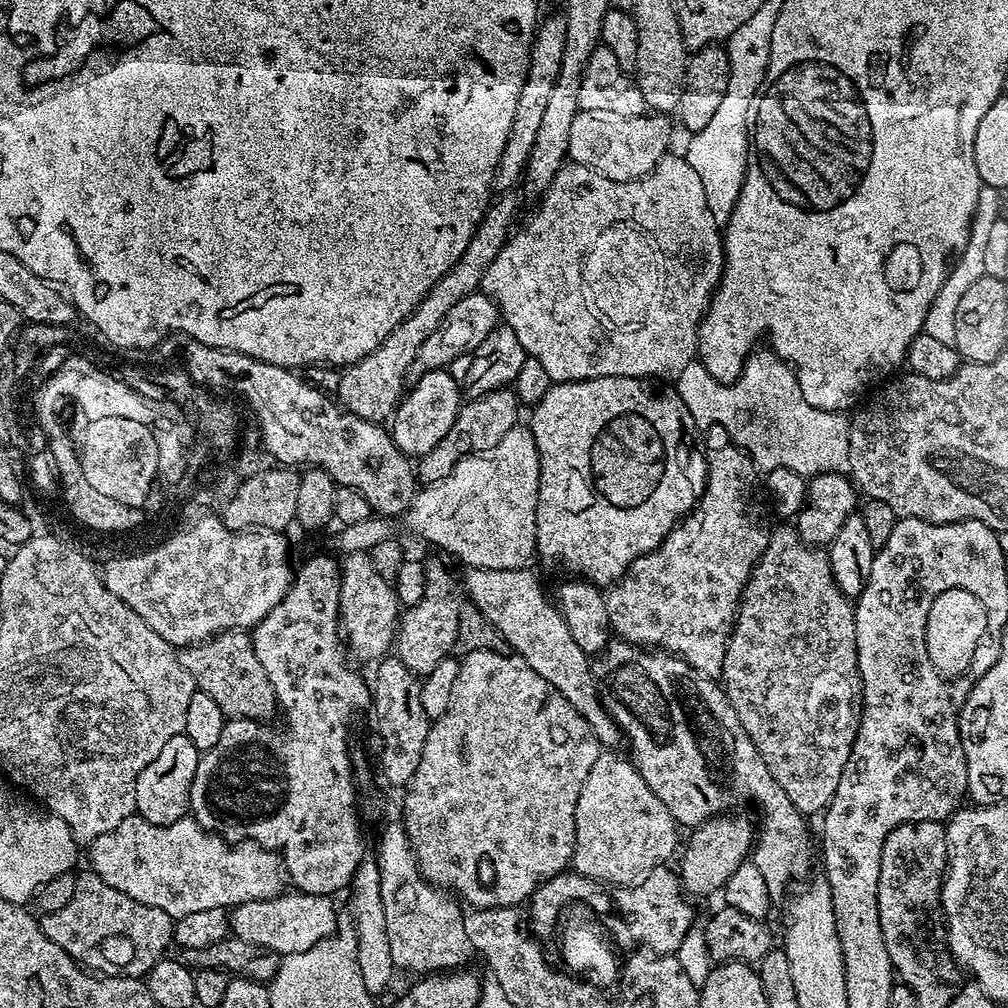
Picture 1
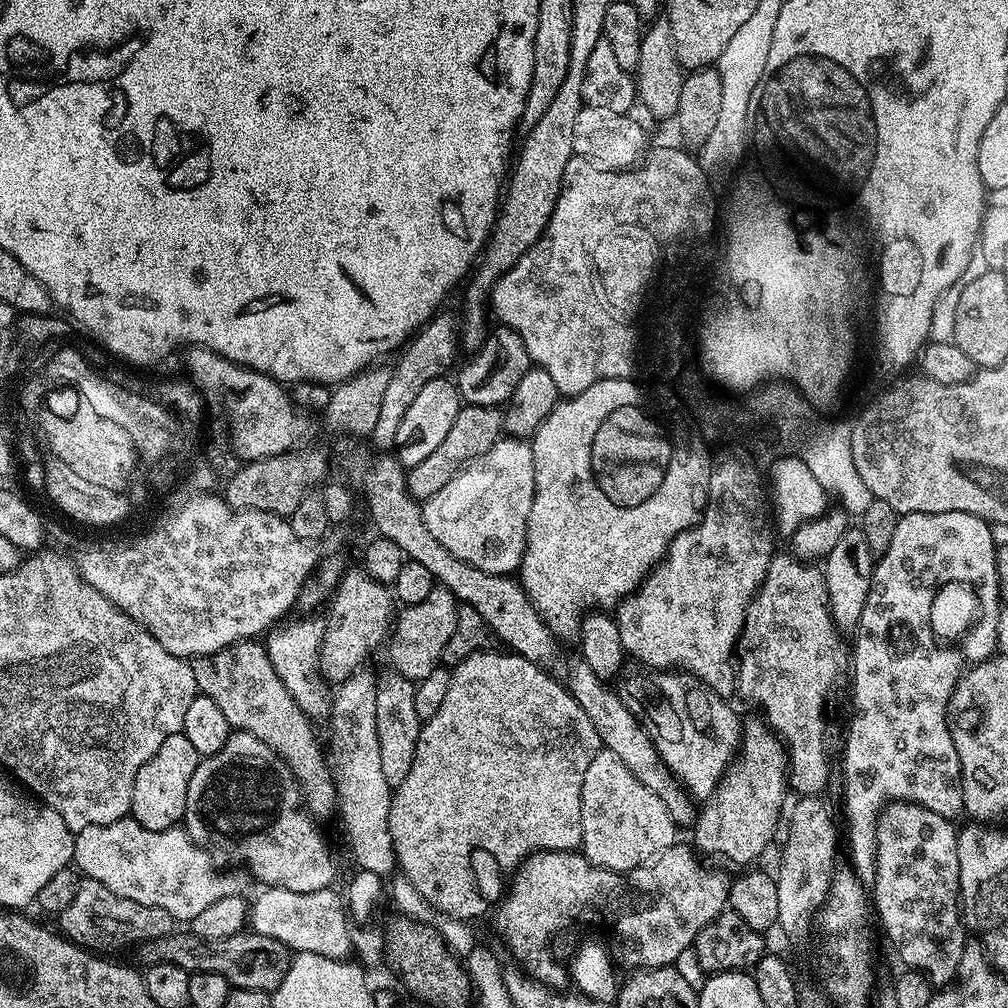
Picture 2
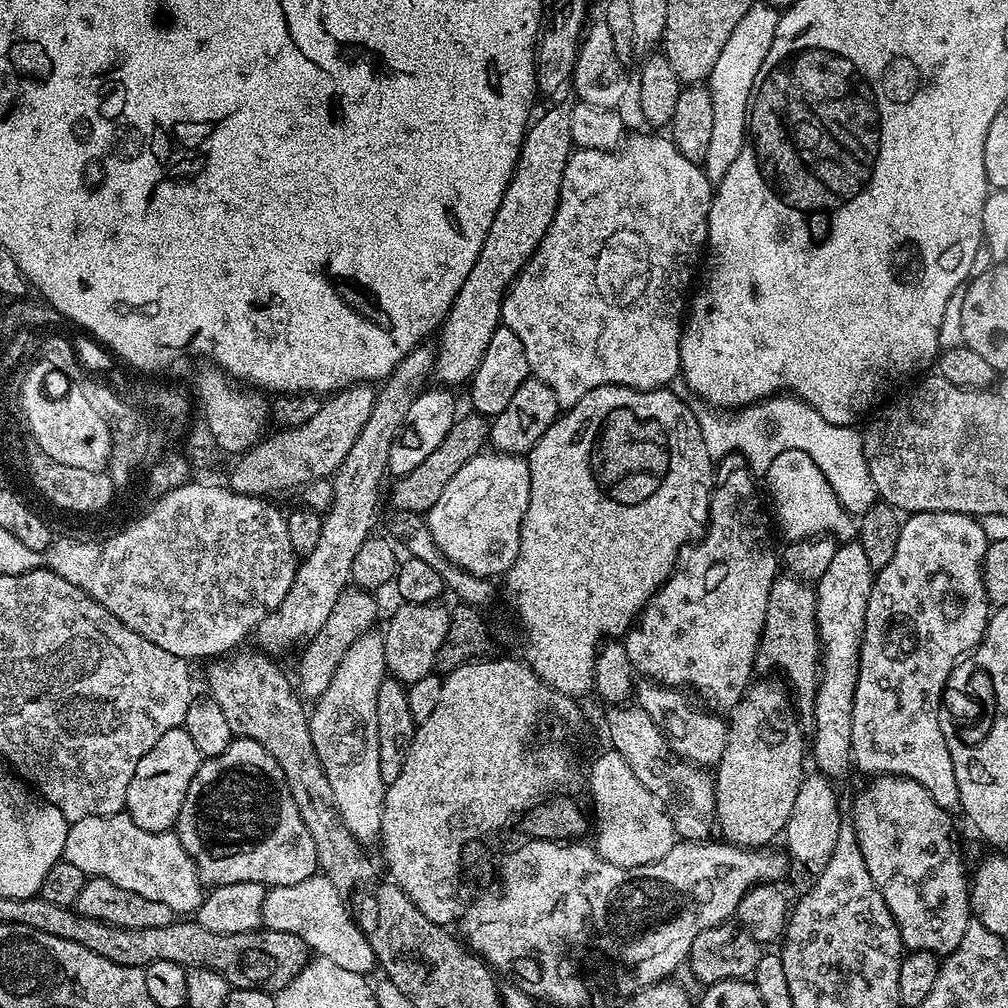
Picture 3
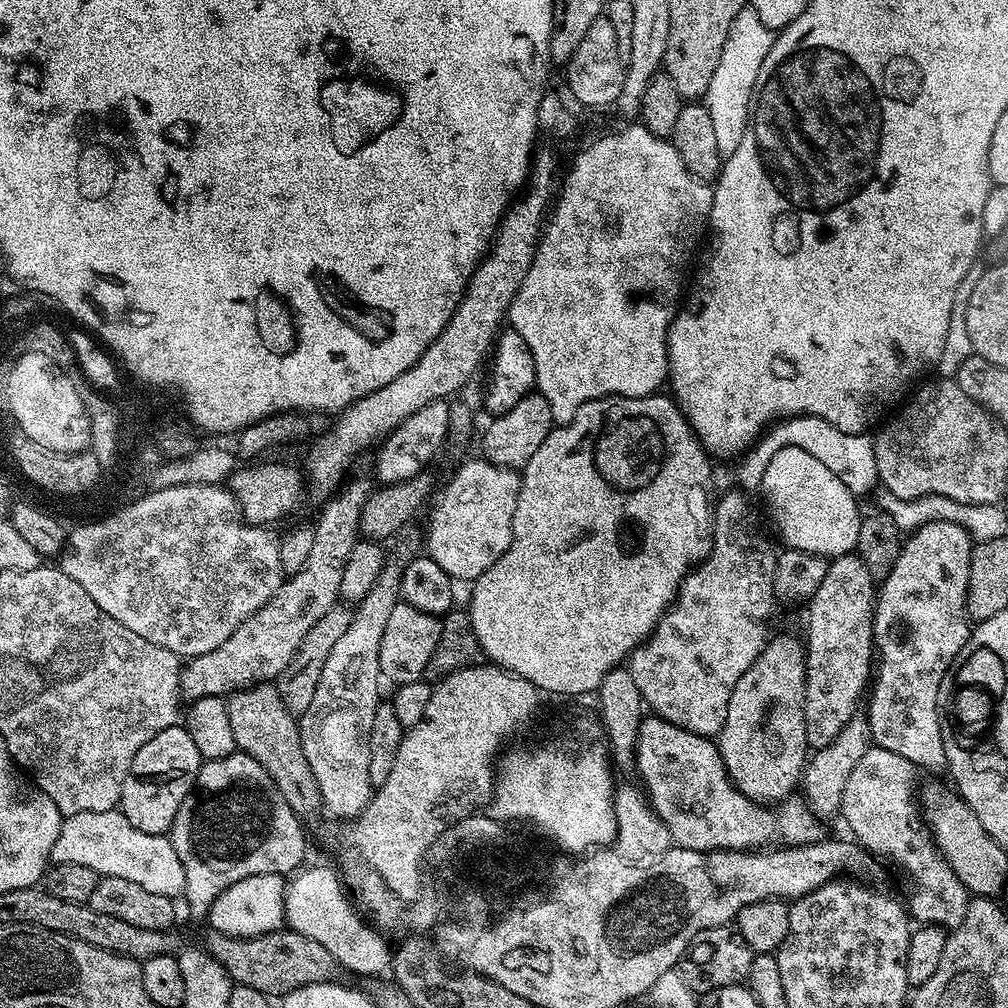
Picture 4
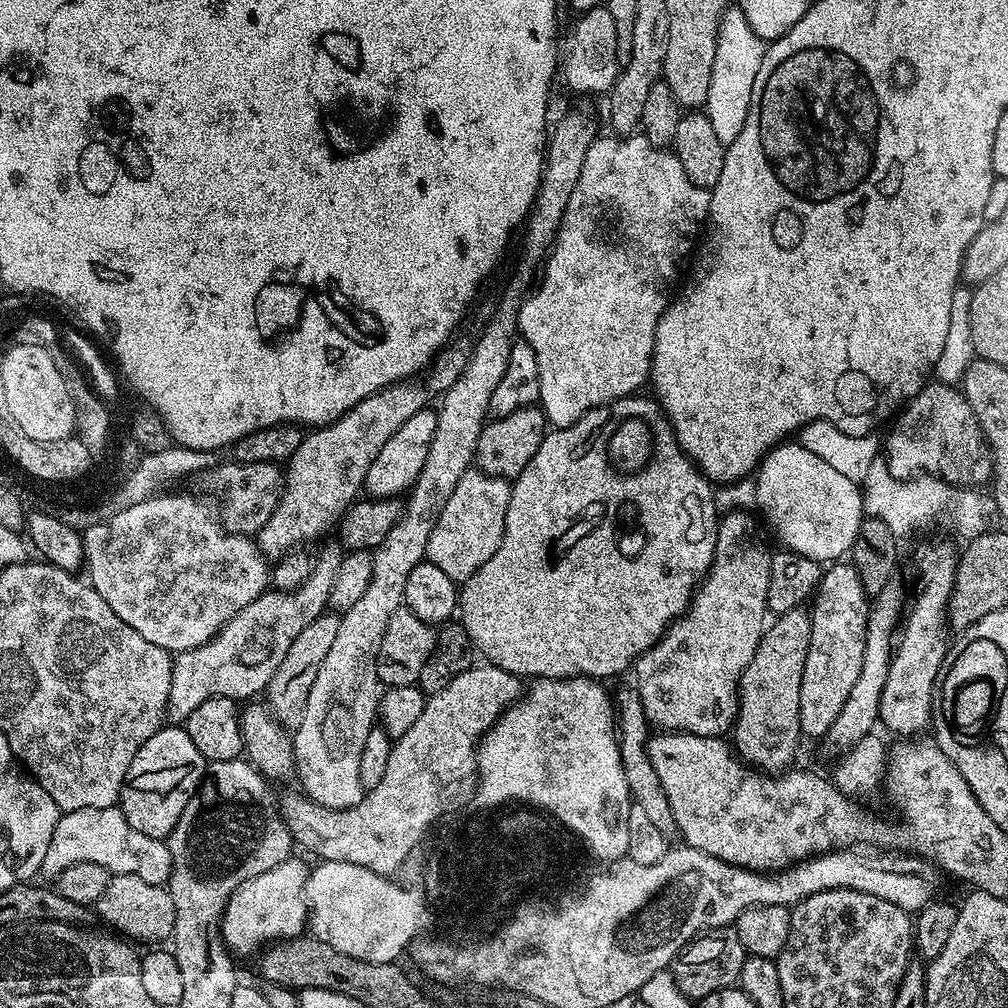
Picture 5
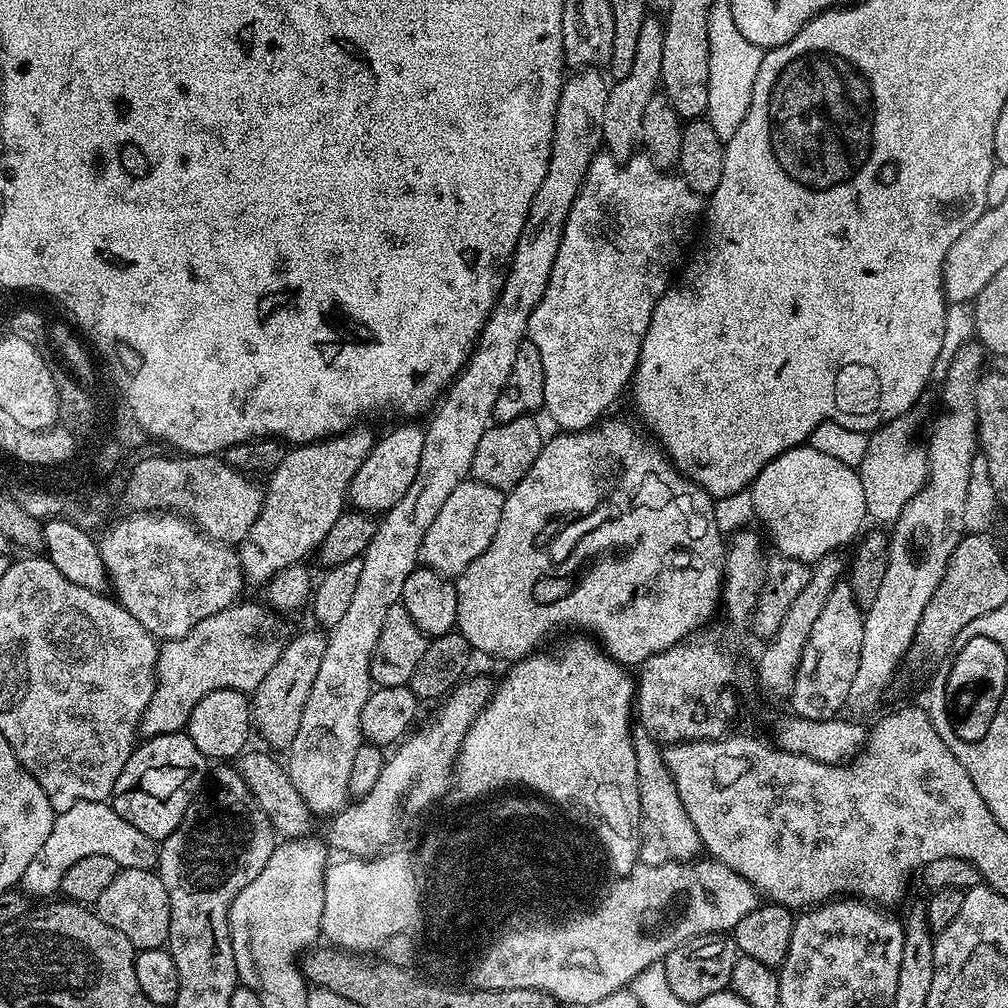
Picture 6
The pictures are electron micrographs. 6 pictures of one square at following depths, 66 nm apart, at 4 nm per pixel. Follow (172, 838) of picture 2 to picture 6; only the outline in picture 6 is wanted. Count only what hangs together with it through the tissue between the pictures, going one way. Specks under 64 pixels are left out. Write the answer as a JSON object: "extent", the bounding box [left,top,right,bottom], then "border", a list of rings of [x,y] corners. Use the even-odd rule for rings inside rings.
{"extent":[22,802,158,897],"border":[[[78,802],[78,806],[70,806],[70,810],[57,815],[54,826],[50,830],[50,838],[42,845],[42,850],[26,866],[26,874],[22,888],[29,897],[52,896],[60,892],[62,874],[79,862],[82,858],[90,858],[90,854],[106,854],[106,858],[114,858],[121,868],[151,868],[158,864],[158,844],[151,840],[138,826],[130,826],[126,818],[122,818],[113,810],[108,802]]]}

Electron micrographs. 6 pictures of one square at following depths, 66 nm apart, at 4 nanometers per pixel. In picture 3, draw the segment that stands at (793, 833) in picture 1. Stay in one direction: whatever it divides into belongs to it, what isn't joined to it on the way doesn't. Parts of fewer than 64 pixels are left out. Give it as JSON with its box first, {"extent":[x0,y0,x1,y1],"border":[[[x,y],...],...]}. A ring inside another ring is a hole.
{"extent":[634,678,728,766],"border":[[[644,678],[635,685],[634,700],[639,708],[650,714],[650,718],[654,718],[676,755],[683,756],[697,766],[712,766],[720,759],[722,750],[726,750],[728,725],[725,717],[709,710],[695,695],[670,688],[667,684],[657,684],[651,678]]]}

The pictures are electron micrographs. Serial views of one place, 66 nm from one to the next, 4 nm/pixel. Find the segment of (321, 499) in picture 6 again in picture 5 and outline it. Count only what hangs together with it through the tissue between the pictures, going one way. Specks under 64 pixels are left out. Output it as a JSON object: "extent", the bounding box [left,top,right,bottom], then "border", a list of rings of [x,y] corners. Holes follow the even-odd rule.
{"extent":[254,343,469,558],"border":[[[456,343],[440,349],[422,378],[409,378],[378,390],[362,398],[362,402],[333,424],[317,427],[305,435],[302,446],[298,446],[288,459],[274,514],[270,514],[266,526],[254,536],[266,557],[281,558],[293,549],[308,546],[311,540],[326,535],[339,525],[344,513],[361,495],[374,458],[378,458],[394,430],[398,430],[406,418],[414,418],[418,410],[429,407],[431,396],[443,397],[444,392],[458,382],[462,370],[466,370],[469,349]]]}

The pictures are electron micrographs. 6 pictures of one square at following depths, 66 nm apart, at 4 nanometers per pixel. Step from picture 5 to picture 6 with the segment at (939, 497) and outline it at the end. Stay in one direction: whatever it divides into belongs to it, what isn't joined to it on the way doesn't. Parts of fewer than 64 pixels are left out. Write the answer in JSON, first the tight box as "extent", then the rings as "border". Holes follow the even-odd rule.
{"extent":[857,417,927,525],"border":[[[909,417],[890,420],[869,435],[866,455],[857,465],[859,481],[866,499],[869,517],[891,525],[901,516],[910,498],[927,483],[927,451],[912,448],[910,442],[914,428]]]}

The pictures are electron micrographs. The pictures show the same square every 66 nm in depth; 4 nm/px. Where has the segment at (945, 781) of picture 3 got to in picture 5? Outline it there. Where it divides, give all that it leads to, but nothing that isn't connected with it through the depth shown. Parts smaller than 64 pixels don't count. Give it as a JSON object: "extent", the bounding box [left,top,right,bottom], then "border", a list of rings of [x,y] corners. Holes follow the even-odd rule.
{"extent":[880,540,958,738],"border":[[[936,540],[933,544],[924,544],[916,556],[920,566],[920,585],[916,588],[916,597],[911,597],[906,608],[906,615],[902,620],[902,627],[898,632],[898,639],[894,644],[890,674],[886,676],[886,686],[882,686],[882,702],[880,703],[880,720],[892,732],[897,732],[897,737],[912,738],[923,728],[927,729],[932,723],[932,709],[934,697],[938,692],[940,667],[944,665],[944,658],[948,655],[950,647],[950,617],[948,615],[948,599],[952,597],[952,587],[956,577],[956,562],[958,548],[947,544],[944,540]]]}

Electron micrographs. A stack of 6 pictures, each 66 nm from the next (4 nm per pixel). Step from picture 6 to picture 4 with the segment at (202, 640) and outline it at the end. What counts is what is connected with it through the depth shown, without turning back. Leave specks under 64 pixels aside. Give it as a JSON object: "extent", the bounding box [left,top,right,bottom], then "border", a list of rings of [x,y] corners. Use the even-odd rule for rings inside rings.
{"extent":[180,479,374,702],"border":[[[349,479],[335,494],[323,501],[324,509],[320,517],[314,521],[314,546],[311,547],[310,558],[300,573],[288,576],[280,589],[268,604],[262,606],[252,617],[246,618],[230,638],[217,649],[210,650],[201,656],[191,657],[180,669],[180,691],[185,701],[191,702],[203,696],[229,697],[233,692],[250,688],[253,684],[275,681],[290,666],[294,654],[298,654],[298,646],[310,634],[310,628],[318,618],[323,618],[326,610],[330,610],[340,600],[342,574],[346,570],[346,562],[350,558],[350,550],[354,550],[356,541],[361,539],[360,519],[369,496],[374,491],[374,484],[368,480]]]}

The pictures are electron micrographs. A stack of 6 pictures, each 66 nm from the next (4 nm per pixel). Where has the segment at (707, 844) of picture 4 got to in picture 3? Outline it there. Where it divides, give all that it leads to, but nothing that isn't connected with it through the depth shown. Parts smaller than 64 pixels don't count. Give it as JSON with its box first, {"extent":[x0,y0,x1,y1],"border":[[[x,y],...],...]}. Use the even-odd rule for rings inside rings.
{"extent":[604,706,716,841],"border":[[[612,706],[607,711],[604,720],[608,723],[608,744],[626,760],[635,777],[663,806],[670,822],[673,823],[677,837],[680,840],[707,841],[711,837],[708,835],[716,828],[716,785],[713,773],[684,759],[683,756],[676,755],[663,730],[656,725],[654,718],[650,718],[650,714],[646,714],[646,710],[639,706]]]}

